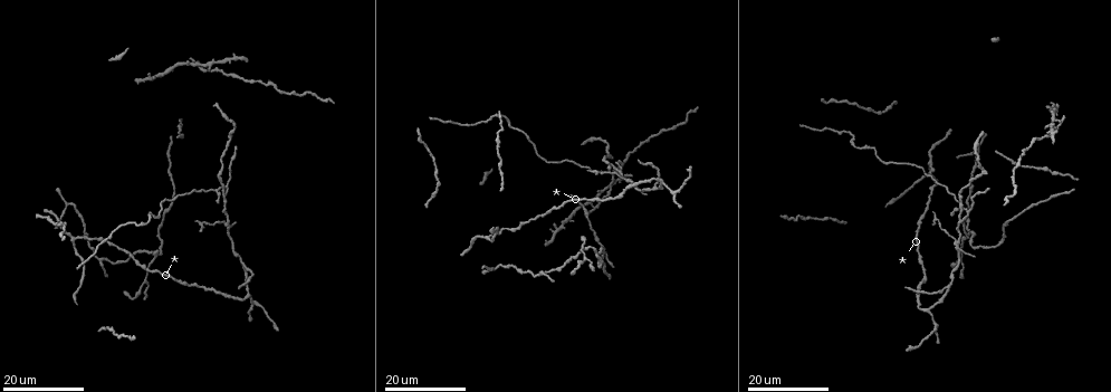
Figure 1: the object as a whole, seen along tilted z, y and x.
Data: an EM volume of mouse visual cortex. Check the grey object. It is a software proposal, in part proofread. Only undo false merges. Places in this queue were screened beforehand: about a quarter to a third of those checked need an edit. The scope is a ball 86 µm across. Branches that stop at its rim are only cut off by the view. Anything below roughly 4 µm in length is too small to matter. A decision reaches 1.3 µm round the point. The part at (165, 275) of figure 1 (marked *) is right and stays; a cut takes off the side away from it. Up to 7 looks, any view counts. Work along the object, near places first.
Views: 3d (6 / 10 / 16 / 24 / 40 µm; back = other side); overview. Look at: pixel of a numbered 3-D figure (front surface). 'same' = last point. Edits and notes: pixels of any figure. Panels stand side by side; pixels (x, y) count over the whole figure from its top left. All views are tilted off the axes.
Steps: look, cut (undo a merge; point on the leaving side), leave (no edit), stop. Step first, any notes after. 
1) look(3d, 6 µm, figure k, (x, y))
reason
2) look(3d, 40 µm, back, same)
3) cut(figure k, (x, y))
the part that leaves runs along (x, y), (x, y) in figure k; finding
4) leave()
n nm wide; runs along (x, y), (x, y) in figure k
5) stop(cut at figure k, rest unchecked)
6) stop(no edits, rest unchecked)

look(3d, 16 µm, figure 1, (486, 235))
side arm on a straight run

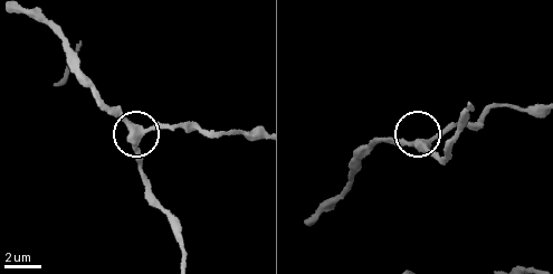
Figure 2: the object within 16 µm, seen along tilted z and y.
look(3d, 6 µm, figure 2, (133, 130))

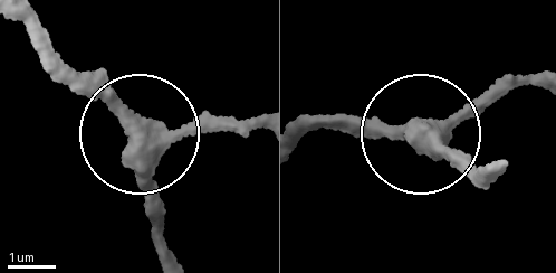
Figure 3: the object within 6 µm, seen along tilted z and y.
leave()
380 nm wide; runs along (255, 124), (150, 135), (156, 239) in figure 3; continuous, no second neuron

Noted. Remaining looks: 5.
look(3d, 16 µm, figure 1, (971, 243))
a fork

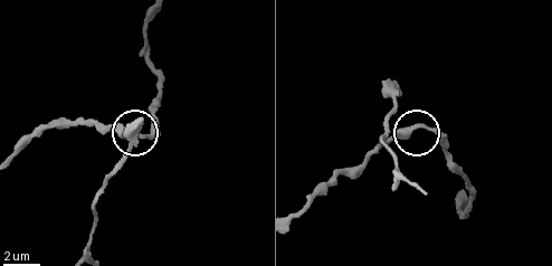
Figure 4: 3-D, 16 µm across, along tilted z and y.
look(3d, 10 µm, figure 4, (407, 131))

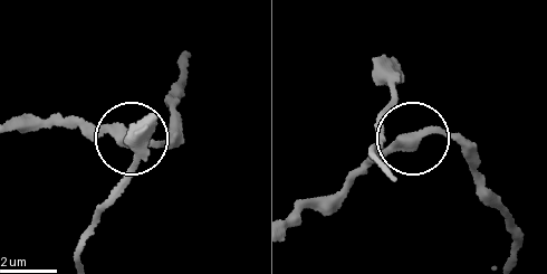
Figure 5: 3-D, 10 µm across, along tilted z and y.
leave()
runs along (293, 223), (313, 196), (346, 187), (412, 135), (391, 87) in figure 5; one neuron here

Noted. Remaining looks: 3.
look(3d, 16 µm, figure 1, (227, 221))
four or more arms meet

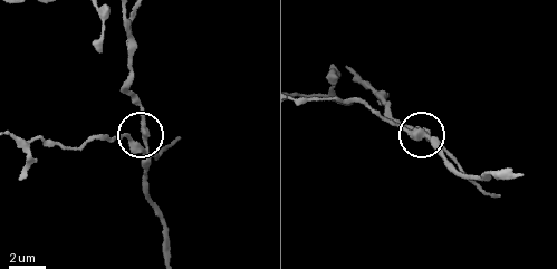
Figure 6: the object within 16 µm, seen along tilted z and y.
look(3d, 6 µm, figure 6, (418, 130))

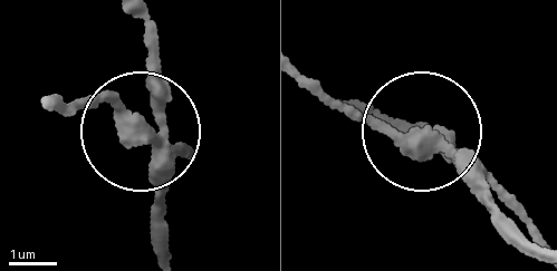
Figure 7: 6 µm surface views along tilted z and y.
cut(figure 7, (114, 113))
side arm 12 µm; the part that leaves runs along (157, 138), (102, 104), (51, 100) in figure 7; two neurons meet here

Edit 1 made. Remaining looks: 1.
stop(cut at figure 7, rest unchecked)

